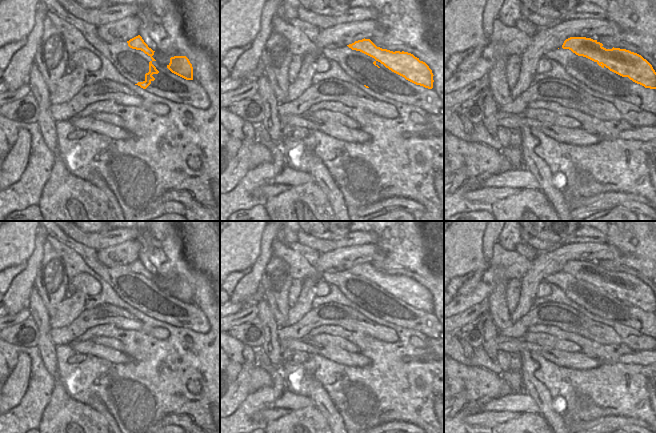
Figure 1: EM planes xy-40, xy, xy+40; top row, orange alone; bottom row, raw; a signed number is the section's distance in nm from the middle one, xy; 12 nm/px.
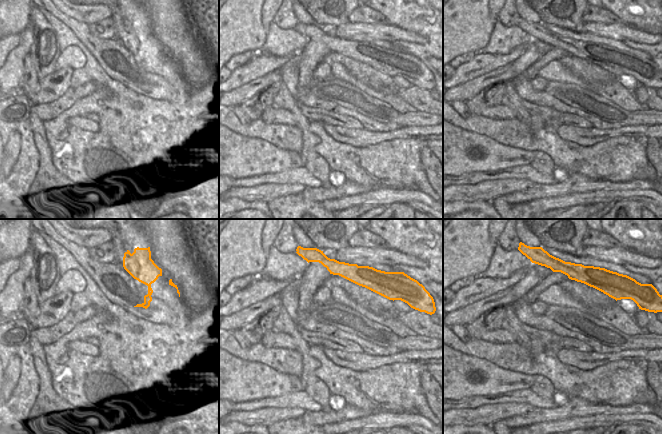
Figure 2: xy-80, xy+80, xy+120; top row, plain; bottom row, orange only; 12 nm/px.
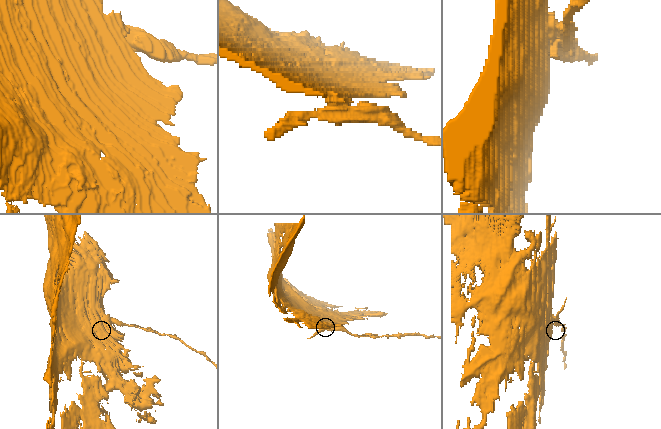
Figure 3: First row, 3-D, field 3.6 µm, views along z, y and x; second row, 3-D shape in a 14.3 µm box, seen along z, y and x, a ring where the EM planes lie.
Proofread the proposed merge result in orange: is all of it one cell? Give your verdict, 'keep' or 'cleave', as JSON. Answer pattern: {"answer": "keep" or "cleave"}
{"answer": "cleave"}

